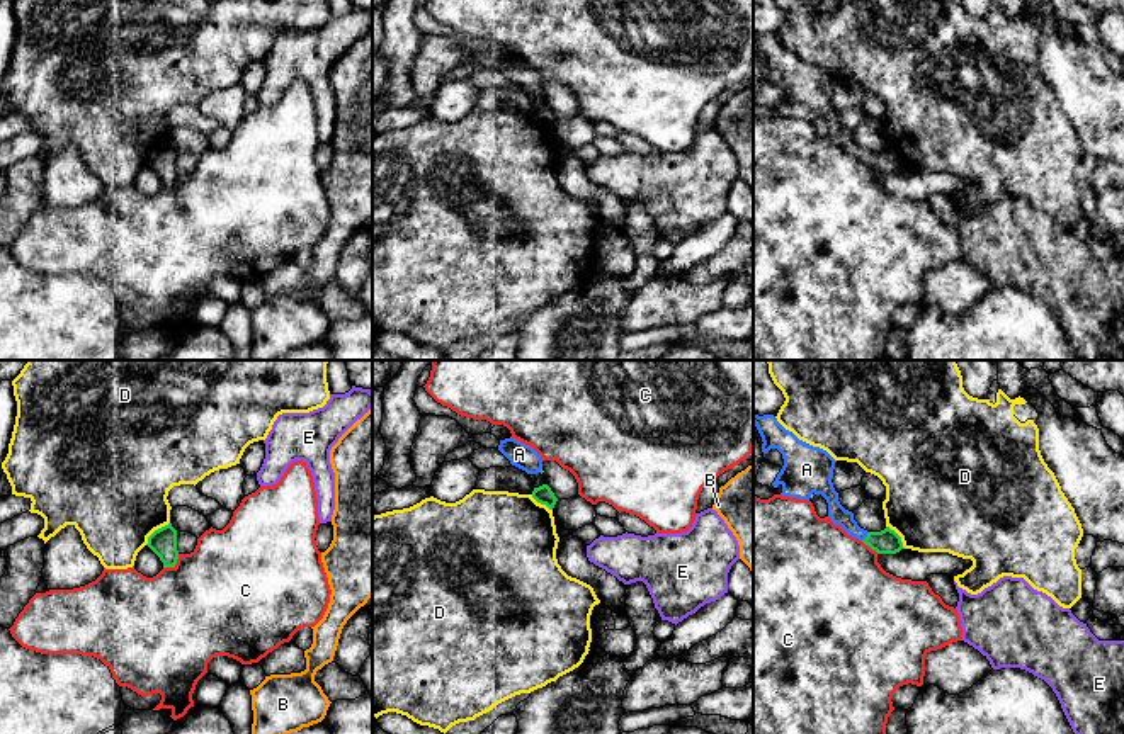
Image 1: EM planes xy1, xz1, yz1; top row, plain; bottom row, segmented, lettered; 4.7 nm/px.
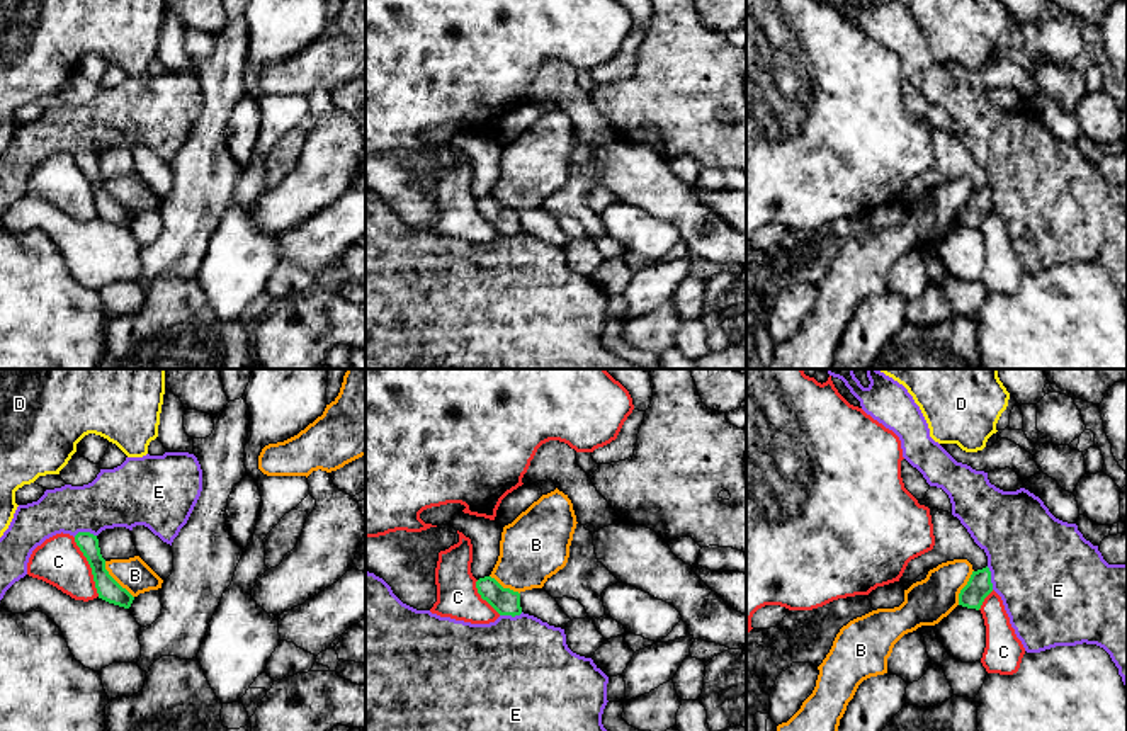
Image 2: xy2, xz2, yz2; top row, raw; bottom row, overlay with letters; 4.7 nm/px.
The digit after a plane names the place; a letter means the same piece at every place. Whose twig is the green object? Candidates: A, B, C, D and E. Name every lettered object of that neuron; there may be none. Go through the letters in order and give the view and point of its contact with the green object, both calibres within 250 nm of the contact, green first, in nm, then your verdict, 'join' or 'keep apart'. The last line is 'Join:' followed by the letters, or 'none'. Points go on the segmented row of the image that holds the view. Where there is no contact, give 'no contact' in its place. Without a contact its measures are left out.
A: yz1 (866, 537) | 120/90 nm | join
B: xy2 (114, 580) | 110/160 nm | keep apart
C: xy2 (90, 566) | 110/220 nm | keep apart
D: xy1 (155, 530) | 130/480 nm | keep apart
E: yz2 (990, 578) | 120/480 nm | keep apart
Join: A

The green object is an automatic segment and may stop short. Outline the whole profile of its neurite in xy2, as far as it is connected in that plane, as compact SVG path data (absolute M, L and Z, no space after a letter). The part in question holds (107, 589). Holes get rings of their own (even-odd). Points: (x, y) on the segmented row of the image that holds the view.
M78 532L75 536L75 542L92 568L99 598L129 609L134 597L126 588L122 588L105 570L105 559L100 554L97 536L90 532Z

